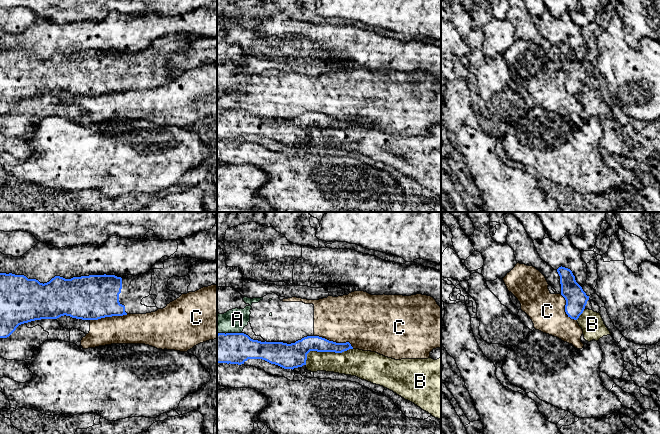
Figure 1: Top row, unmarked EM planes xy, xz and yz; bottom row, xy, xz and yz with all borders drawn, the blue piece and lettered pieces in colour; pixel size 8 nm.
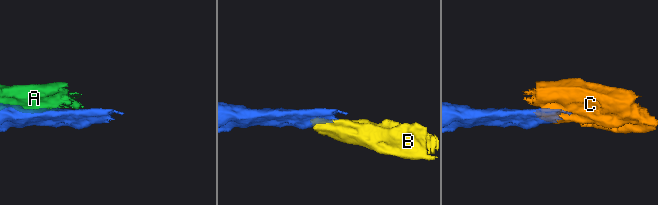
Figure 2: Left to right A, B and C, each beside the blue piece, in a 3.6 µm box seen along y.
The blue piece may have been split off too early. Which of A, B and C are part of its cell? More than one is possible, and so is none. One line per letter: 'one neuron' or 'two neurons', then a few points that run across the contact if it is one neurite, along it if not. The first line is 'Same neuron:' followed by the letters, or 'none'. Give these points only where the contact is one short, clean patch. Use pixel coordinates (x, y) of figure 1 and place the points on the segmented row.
Same neuron: none
A: two neurons
B: two neurons | xz (352, 348), (341, 352), (310, 351), (307, 354), (305, 364)
C: two neurons

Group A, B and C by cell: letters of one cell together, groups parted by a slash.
A C / B

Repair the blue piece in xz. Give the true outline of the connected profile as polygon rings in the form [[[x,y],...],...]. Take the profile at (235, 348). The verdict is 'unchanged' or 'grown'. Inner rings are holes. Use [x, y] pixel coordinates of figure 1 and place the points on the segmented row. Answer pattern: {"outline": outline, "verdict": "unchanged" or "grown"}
{"outline": [[[244,333],[217,334],[217,363],[244,364],[248,359],[262,359],[284,369],[294,369],[306,365],[307,354],[310,351],[342,353],[353,349],[349,342],[336,343],[319,336],[307,336],[295,343],[261,342],[251,339]]], "verdict": "unchanged"}

